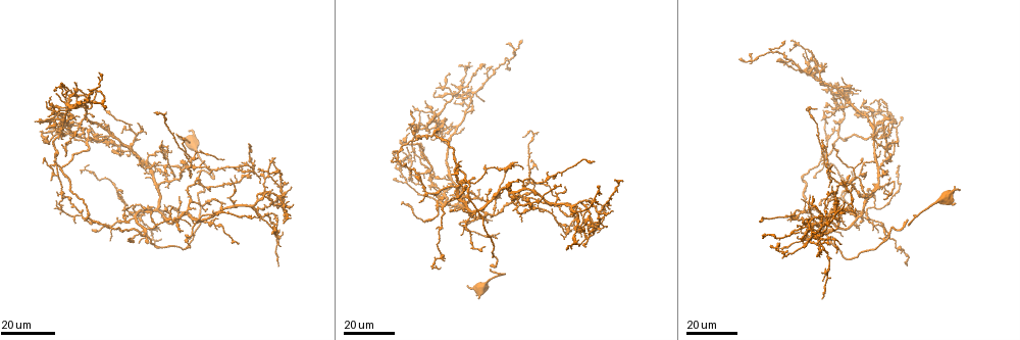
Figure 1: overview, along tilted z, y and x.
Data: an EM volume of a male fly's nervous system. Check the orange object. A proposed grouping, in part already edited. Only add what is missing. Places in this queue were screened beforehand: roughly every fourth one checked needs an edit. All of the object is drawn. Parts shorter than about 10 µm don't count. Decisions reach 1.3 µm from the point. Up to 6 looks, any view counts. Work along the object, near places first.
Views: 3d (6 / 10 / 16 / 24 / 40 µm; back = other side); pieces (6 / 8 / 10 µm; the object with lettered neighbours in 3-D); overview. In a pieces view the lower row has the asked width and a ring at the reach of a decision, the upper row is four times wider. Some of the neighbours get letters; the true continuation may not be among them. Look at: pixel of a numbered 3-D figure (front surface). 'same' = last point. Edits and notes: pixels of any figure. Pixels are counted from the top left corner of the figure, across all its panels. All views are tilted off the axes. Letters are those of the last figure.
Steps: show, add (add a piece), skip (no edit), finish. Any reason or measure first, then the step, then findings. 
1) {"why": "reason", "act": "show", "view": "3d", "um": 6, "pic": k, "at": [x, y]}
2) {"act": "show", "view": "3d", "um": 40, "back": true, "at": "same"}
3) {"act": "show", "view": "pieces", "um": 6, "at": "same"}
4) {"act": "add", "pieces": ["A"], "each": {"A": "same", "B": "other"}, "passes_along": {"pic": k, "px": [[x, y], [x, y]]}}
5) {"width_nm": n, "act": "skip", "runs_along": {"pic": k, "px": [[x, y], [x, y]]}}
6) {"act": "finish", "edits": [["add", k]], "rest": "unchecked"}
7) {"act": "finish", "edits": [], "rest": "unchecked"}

{"why": "branch stops here", "act": "show", "view": "3d", "um": 16, "pic": 1, "at": [833, 186]}

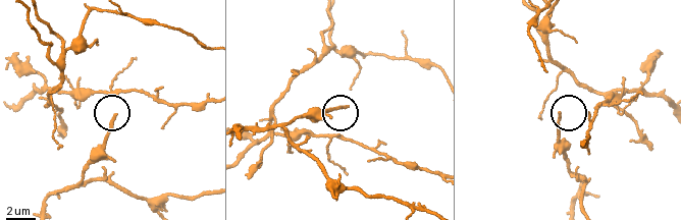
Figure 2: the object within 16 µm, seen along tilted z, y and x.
{"act": "show", "view": "pieces", "um": 8, "pic": 2, "at": [347, 106]}

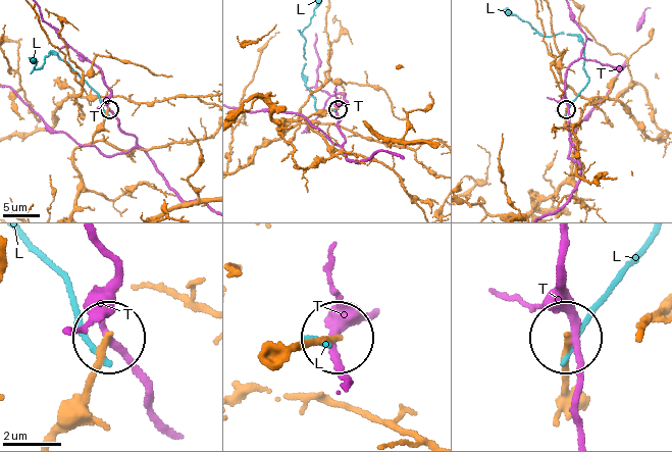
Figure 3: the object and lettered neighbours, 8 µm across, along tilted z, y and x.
{"width_nm": 190, "act": "skip", "each": {"L": "other", "T": "other"}, "runs_along": {"pic": 3, "px": [[567, 389], [563, 340]]}, "found": "none of them fits"}

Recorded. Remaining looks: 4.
{"why": "long arm stops here", "act": "show", "view": "3d", "um": 16, "pic": 1, "at": [255, 215]}

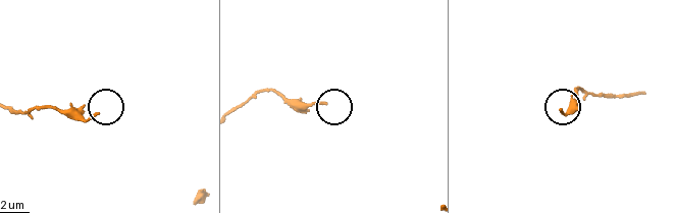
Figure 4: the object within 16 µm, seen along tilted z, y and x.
{"act": "show", "view": "pieces", "um": 10, "pic": 4, "at": [560, 110]}

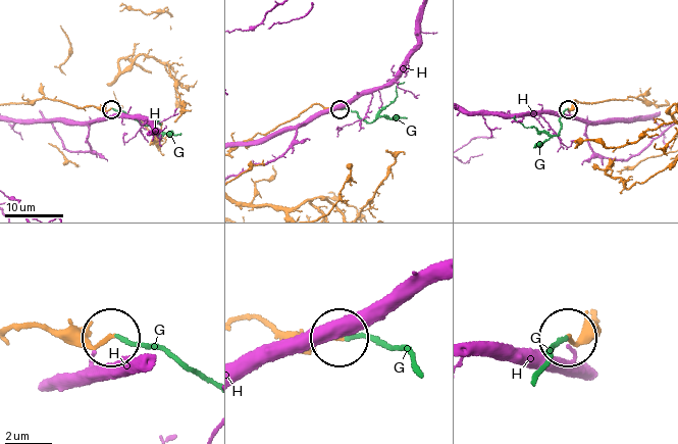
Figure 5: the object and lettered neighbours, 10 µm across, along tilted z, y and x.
{"act": "add", "pieces": ["G"], "each": {"G": "same", "H": "other"}, "found": "the neuron continues"}

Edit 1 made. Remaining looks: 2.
{"act": "finish", "edits": [["add", 5]], "rest": "unchecked"}

